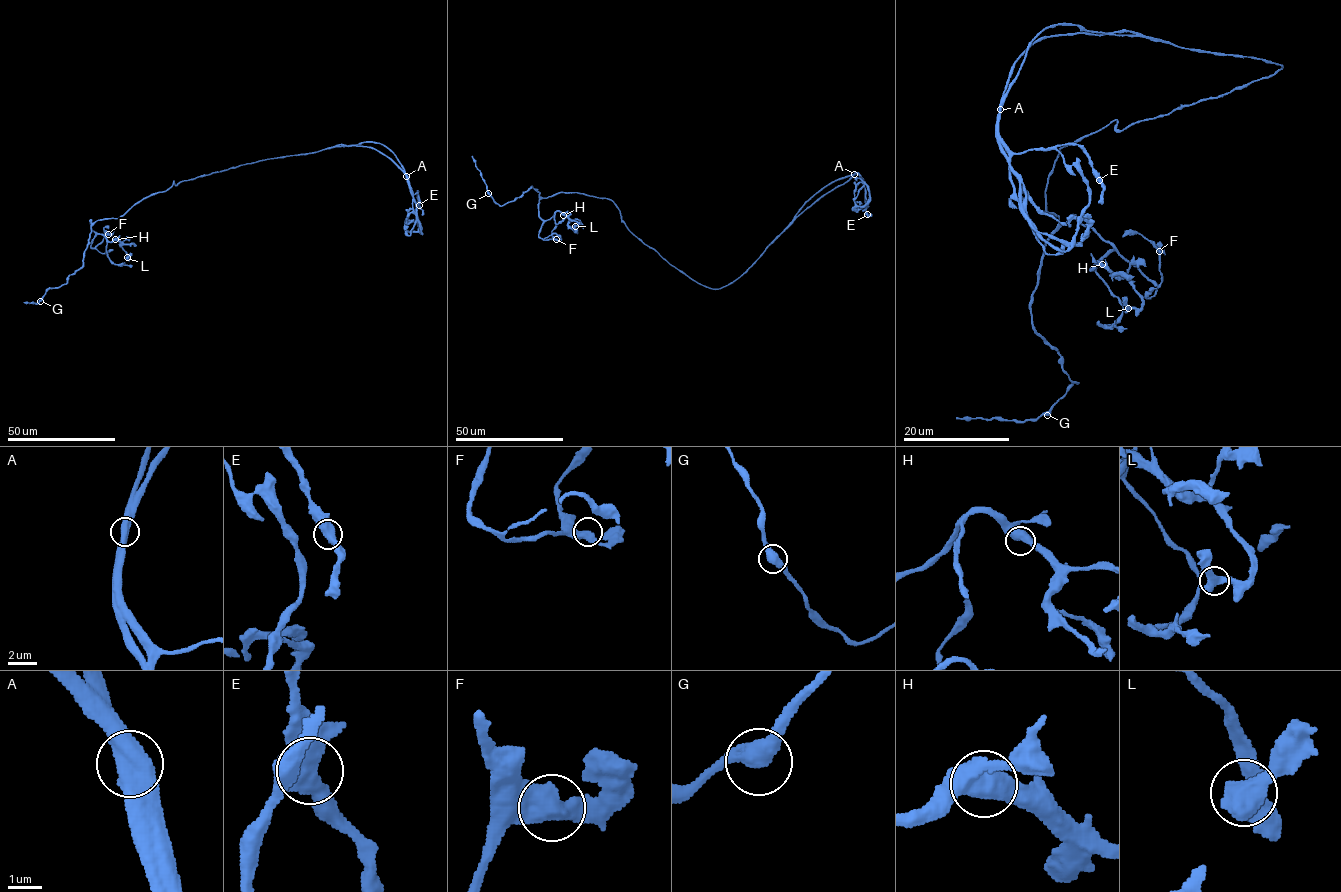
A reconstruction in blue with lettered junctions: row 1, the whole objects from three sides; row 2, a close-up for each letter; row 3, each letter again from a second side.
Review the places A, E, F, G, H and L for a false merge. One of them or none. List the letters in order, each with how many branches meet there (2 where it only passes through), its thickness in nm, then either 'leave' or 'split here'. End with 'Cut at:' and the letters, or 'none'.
A: branches 2; calibre 600 nm; split here
E: branches 2; calibre 550 nm; leave
F: branches 2; calibre 550 nm; leave
G: branches 2; calibre 480 nm; leave
H: branches 2; calibre 600 nm; leave
L: branches 2; calibre 550 nm; leave
Cut at: A

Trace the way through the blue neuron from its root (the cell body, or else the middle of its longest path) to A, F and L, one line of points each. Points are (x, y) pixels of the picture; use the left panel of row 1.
A: (231, 168), (335, 147), (363, 145), (386, 155), (406, 176)
F: (231, 168), (176, 185), (174, 181), (117, 218), (90, 220), (92, 248), (108, 234)
L: (231, 168), (176, 185), (174, 181), (117, 218), (90, 220), (90, 229), (109, 242), (118, 240), (127, 257)

